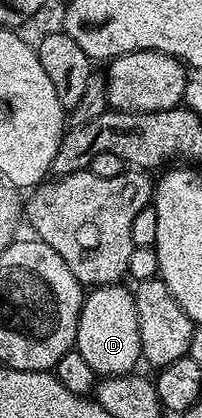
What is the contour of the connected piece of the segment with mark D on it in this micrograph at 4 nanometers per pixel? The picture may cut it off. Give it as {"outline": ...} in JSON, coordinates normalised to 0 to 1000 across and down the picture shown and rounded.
{"outline":[[[614,679],[485,684],[416,706],[366,835],[495,904],[658,892],[703,866],[683,746],[663,737],[658,696],[624,687]]]}

